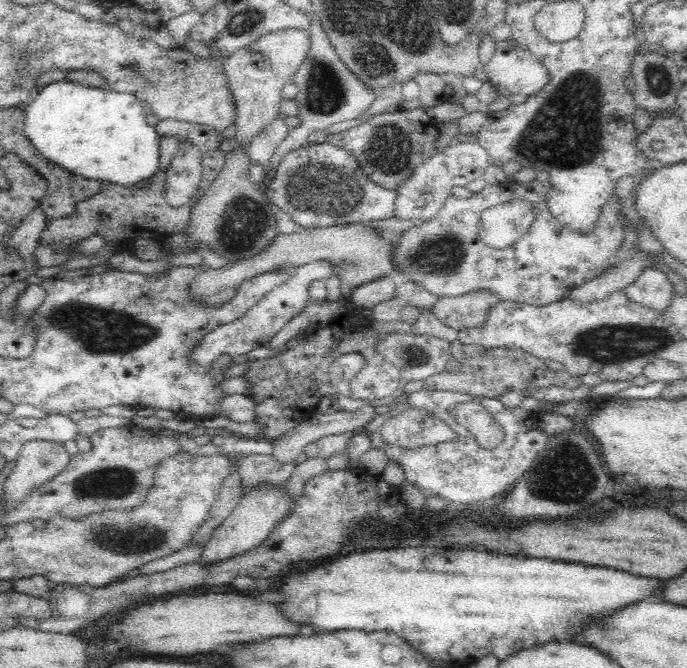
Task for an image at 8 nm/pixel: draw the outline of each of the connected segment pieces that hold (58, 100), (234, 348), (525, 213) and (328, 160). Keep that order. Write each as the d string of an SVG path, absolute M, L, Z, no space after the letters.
M68 79L51 82L37 90L25 110L26 136L35 149L48 160L88 180L100 180L124 188L134 189L139 182L161 174L159 168L161 136L146 122L141 102L130 93L110 88L94 88L74 84Z
M315 260L308 264L295 268L293 276L290 276L284 284L272 288L270 292L266 292L253 307L250 307L242 316L236 320L218 326L204 335L199 343L189 352L189 358L200 366L208 366L212 364L218 356L228 354L232 357L247 354L250 350L254 350L259 346L264 346L271 338L274 338L280 329L290 321L299 312L305 310L305 304L312 300L309 297L308 285L313 280L327 281L334 275L332 263L324 260Z
M512 199L484 209L477 220L477 232L488 247L503 249L526 235L534 218L528 201Z
M326 141L318 144L308 143L306 146L290 151L276 169L275 180L270 186L262 188L265 196L270 203L275 204L275 207L287 212L302 229L370 223L371 220L394 218L396 191L381 188L370 181L351 152L343 148L332 146Z

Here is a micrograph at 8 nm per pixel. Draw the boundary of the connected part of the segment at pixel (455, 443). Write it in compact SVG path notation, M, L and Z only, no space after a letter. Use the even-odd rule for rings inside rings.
M426 390L413 392L404 404L379 410L365 426L372 449L384 450L390 460L402 466L405 480L418 487L426 497L441 496L457 508L472 506L478 500L497 500L504 495L531 467L536 455L545 448L550 438L538 429L538 414L532 414L521 407L508 408L498 397L486 398L486 410L505 430L505 440L494 449L484 449L476 443L473 434L458 424L447 411L461 403L482 402L481 396L470 396L463 392ZM404 409L426 409L443 420L456 433L455 440L429 446L404 449L390 446L381 437L381 426L390 416L402 413Z

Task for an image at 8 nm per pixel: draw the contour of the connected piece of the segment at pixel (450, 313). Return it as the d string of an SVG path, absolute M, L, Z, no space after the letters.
M476 290L460 296L440 296L434 305L428 306L428 312L442 324L461 332L465 328L481 327L498 301L496 293Z

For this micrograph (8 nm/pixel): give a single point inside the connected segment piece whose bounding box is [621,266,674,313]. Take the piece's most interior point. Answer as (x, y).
(652, 288)

